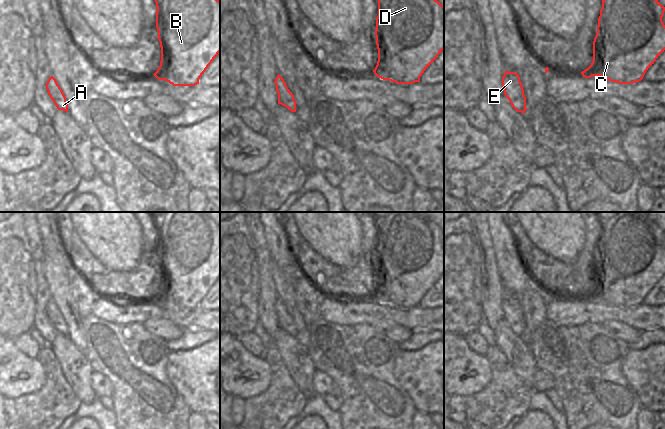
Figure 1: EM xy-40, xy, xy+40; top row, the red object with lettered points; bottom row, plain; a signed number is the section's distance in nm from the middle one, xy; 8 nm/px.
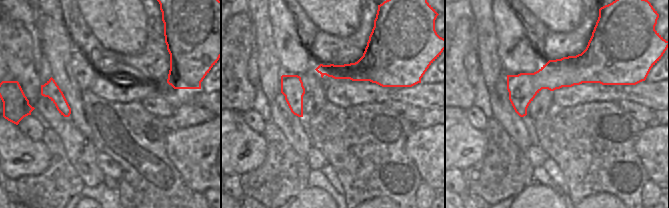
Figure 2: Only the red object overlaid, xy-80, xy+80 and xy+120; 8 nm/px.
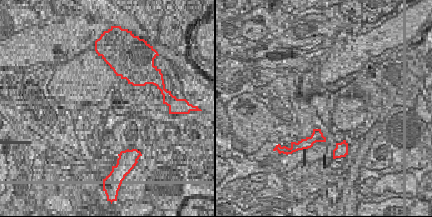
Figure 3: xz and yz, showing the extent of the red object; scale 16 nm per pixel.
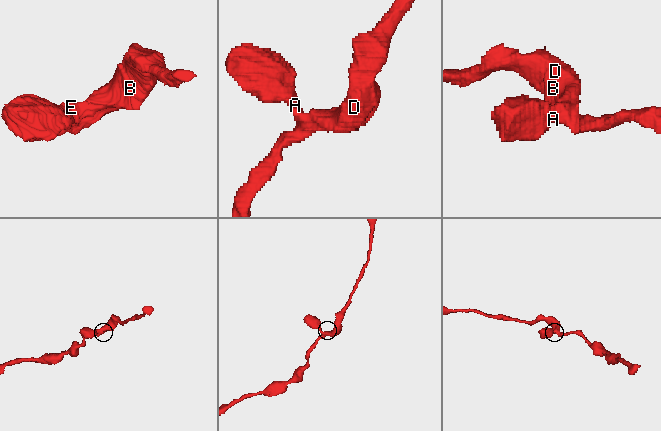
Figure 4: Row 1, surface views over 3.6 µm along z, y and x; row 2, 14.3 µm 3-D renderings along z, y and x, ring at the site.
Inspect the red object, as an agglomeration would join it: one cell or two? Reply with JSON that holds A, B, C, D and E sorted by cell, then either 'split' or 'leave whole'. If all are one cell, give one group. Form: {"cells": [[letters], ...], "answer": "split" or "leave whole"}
{"cells": [["A", "B", "C", "D", "E"]], "answer": "leave whole"}

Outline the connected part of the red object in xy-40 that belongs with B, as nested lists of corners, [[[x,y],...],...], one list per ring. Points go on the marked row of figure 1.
[[[155,0],[161,61],[153,74],[173,86],[195,86],[220,52],[219,0]]]

